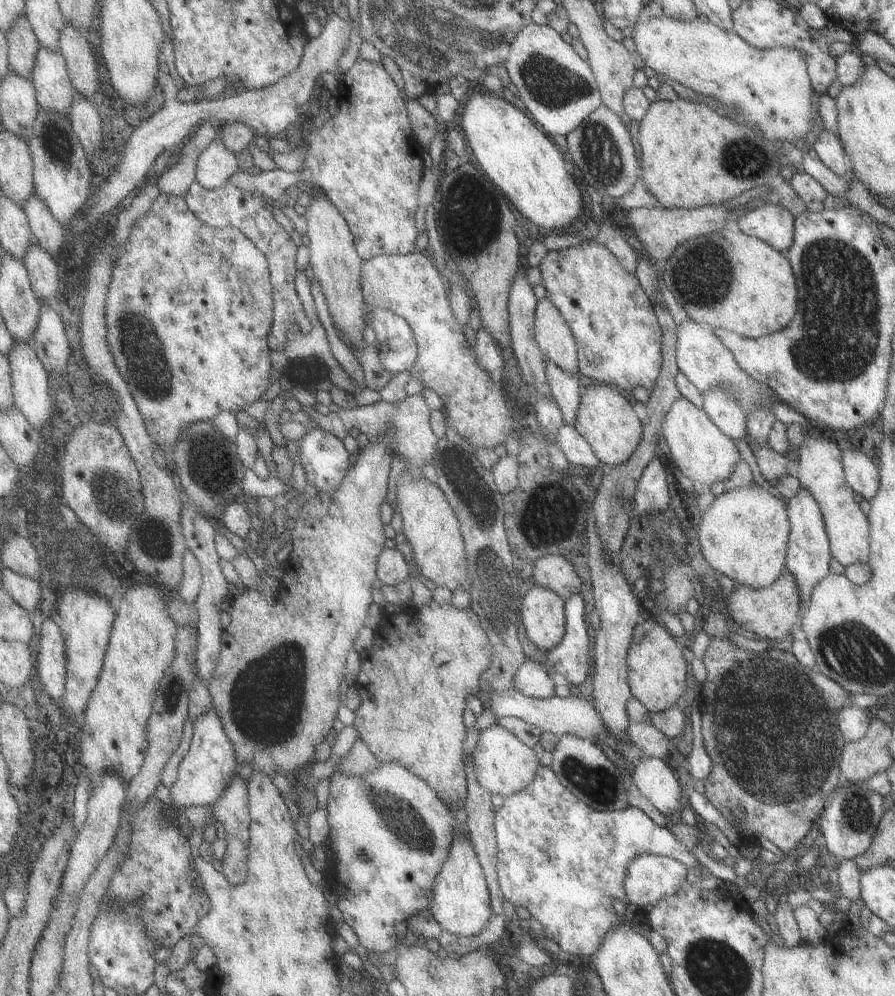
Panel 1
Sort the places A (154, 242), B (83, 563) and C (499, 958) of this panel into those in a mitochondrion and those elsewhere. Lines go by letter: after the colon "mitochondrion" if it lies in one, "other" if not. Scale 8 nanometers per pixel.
A: other
B: mitochondrion
C: other

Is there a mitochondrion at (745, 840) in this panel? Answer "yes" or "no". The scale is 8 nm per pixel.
no

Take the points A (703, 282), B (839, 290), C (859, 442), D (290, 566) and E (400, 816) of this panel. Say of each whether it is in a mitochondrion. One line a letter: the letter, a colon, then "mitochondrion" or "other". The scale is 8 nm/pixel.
A: mitochondrion
B: mitochondrion
C: other
D: other
E: mitochondrion

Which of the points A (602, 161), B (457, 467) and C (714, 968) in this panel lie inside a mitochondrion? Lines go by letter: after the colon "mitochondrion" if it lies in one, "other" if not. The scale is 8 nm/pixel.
A: mitochondrion
B: mitochondrion
C: mitochondrion

